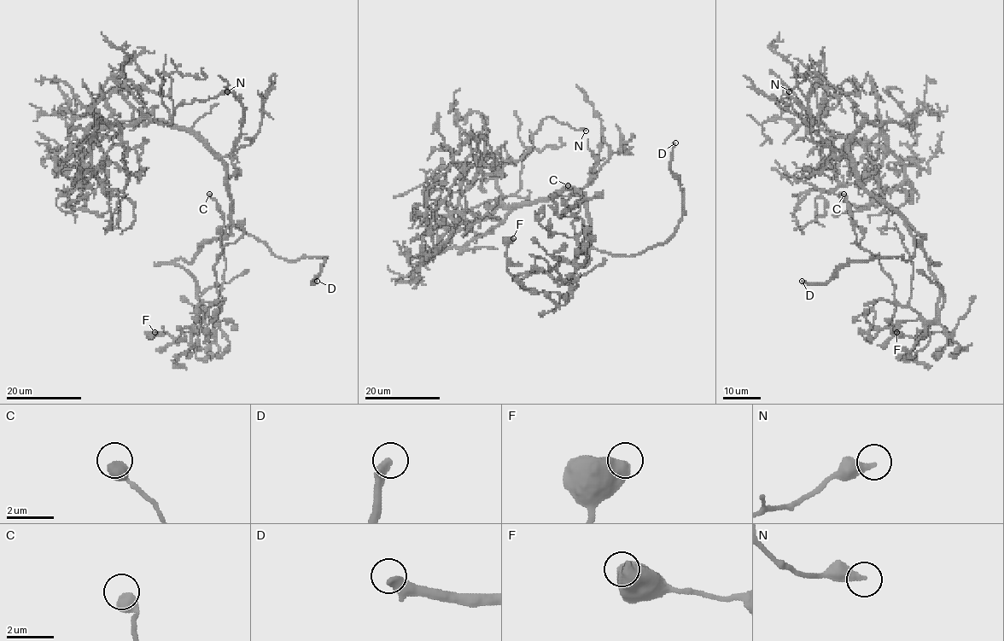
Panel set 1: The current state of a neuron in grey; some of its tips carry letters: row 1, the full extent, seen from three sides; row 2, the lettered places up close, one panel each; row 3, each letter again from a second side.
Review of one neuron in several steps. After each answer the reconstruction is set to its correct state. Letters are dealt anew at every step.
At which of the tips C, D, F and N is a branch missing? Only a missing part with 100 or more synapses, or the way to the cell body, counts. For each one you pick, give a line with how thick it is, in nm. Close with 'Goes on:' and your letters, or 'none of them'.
D: 420 nm thick
Goes on: D

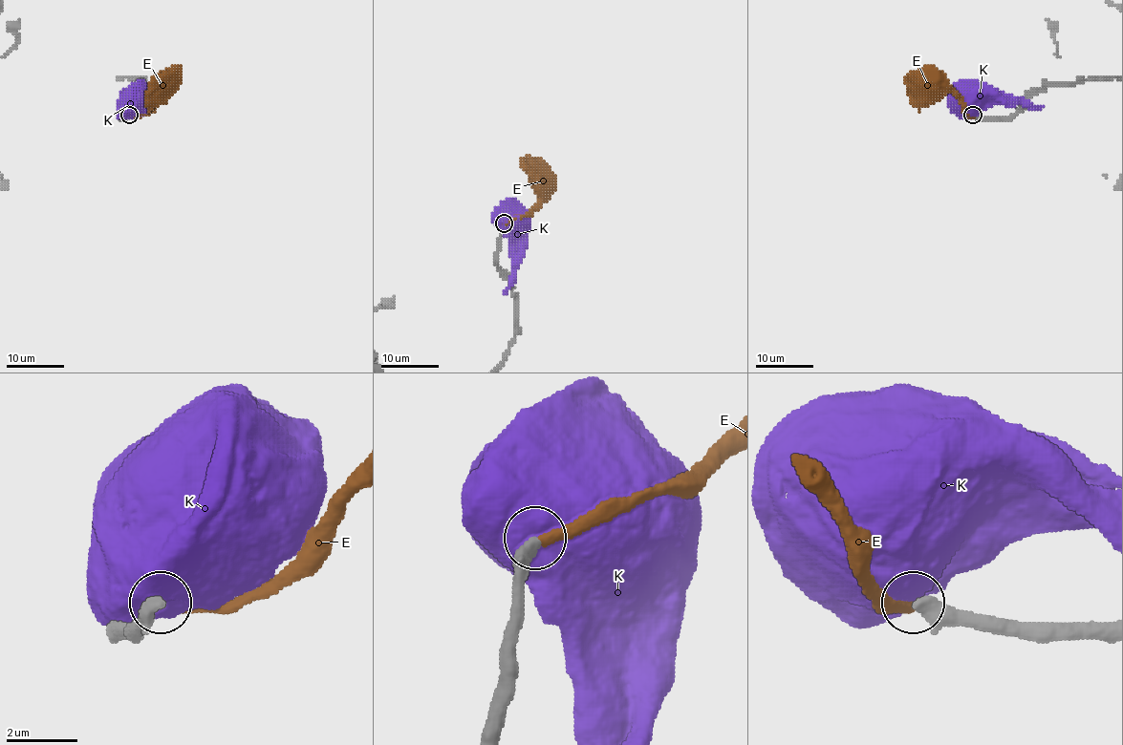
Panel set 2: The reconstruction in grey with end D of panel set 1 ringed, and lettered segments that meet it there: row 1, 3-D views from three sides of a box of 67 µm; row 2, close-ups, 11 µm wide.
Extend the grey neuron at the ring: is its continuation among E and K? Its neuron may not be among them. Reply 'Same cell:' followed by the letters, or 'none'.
Same cell: E

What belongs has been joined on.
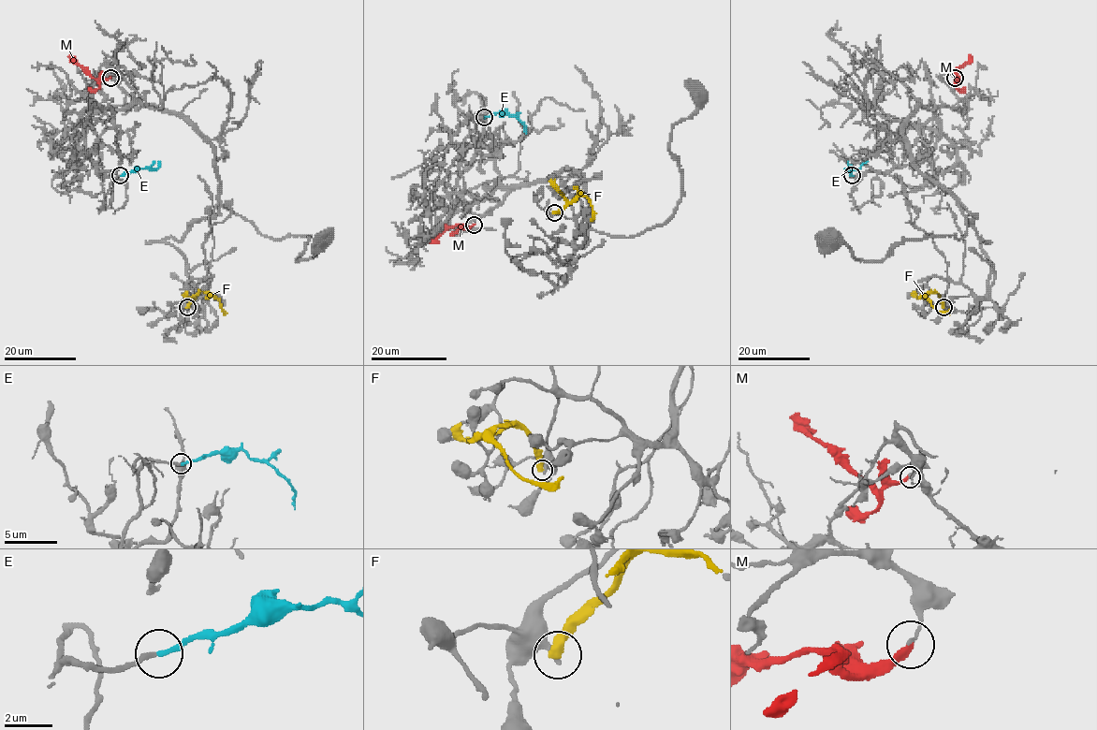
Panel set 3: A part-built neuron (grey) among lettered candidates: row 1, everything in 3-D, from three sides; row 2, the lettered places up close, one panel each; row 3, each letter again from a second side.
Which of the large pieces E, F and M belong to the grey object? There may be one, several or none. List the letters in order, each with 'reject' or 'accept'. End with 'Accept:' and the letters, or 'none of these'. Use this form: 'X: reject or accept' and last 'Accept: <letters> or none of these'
E: accept
F: reject
M: reject
Accept: E

